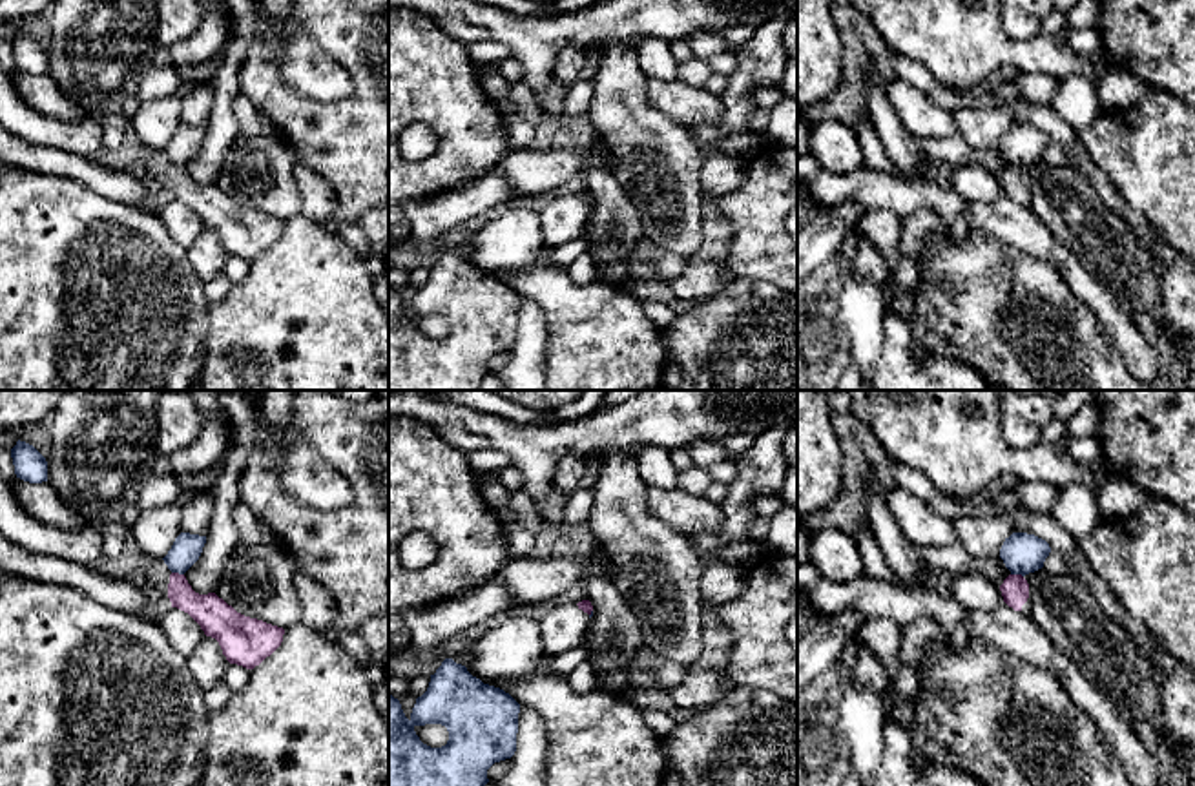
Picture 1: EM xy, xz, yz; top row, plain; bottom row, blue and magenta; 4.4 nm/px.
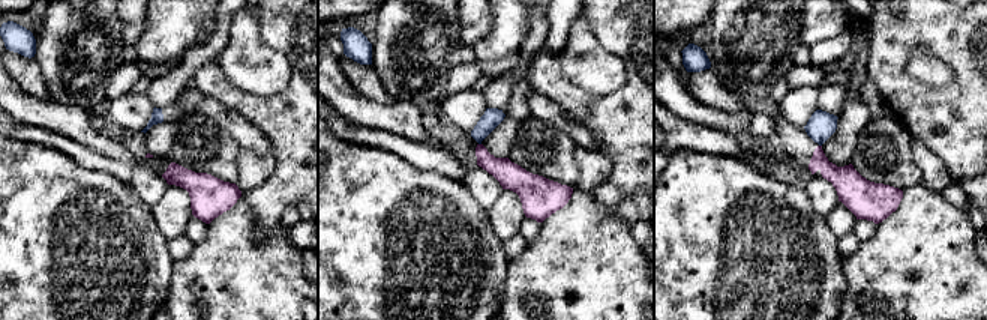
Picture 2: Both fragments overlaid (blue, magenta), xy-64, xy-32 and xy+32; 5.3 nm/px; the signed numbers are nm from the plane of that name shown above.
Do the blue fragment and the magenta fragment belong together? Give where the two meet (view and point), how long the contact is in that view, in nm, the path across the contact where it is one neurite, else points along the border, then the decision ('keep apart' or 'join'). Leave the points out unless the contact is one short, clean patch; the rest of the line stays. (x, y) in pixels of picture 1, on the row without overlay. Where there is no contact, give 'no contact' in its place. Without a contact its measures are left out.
xy (177, 163) | 60 nm | along xy (172, 163), (183, 166) | keep apart

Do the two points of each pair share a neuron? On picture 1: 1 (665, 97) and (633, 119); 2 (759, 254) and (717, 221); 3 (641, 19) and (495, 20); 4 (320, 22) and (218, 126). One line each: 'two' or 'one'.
1: two
2: two
3: one
4: two

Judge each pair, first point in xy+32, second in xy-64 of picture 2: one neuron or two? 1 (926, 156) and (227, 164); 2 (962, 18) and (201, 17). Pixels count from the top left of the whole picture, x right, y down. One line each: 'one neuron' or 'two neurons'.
1: two neurons
2: two neurons

